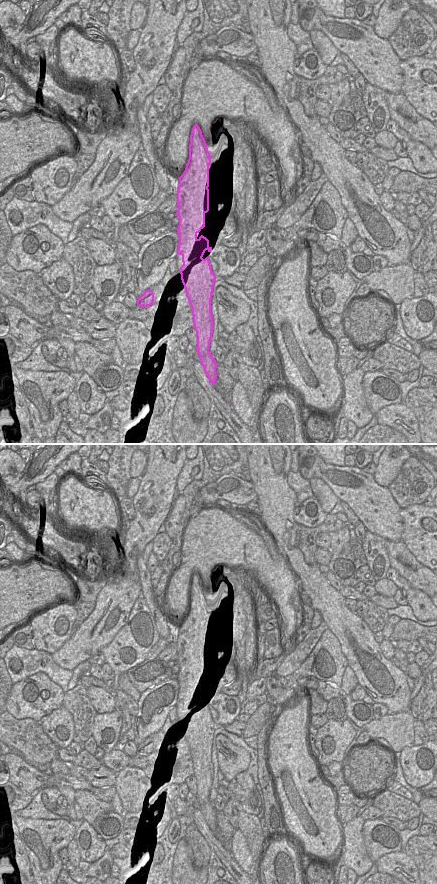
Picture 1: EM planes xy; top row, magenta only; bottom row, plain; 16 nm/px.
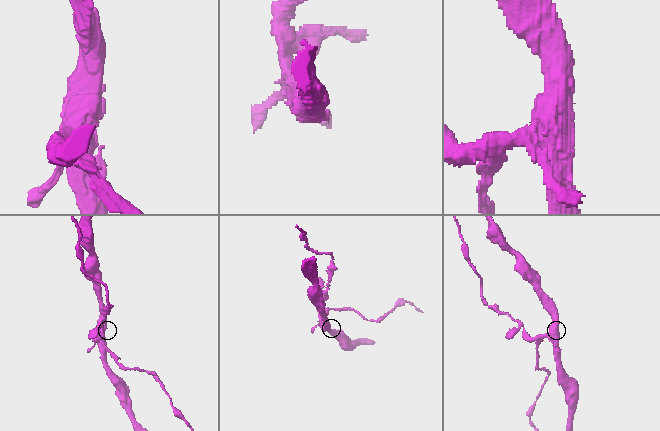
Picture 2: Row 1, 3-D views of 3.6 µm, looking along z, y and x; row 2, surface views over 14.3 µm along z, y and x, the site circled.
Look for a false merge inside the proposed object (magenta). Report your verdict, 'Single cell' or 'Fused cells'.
Fused cells

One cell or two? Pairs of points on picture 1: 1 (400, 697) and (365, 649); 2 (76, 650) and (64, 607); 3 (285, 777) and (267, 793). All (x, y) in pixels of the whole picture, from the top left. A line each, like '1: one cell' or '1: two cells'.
1: one cell
2: two cells
3: two cells

